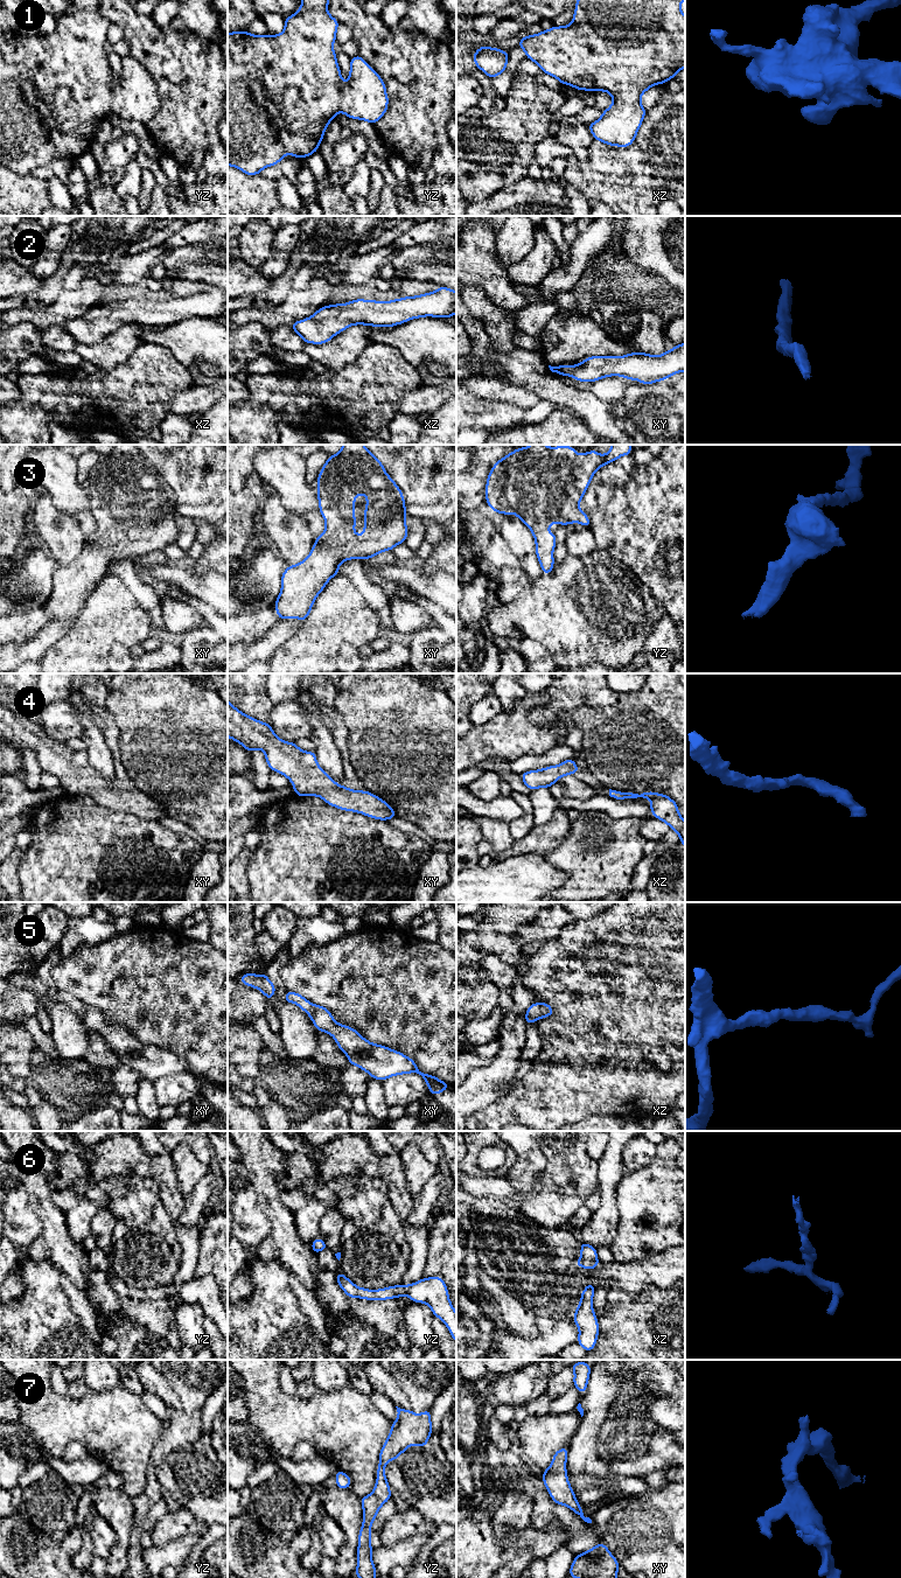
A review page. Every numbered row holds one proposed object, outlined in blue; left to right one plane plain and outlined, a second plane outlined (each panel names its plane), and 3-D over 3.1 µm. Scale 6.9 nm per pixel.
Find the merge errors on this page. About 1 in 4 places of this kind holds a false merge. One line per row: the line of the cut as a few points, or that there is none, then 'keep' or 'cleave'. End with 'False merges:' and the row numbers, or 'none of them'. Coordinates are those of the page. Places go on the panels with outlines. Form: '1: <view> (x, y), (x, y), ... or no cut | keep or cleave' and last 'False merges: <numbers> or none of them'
1: no cut | keep
2: no cut | keep
3: no cut | keep
4: no cut | keep
5: no cut | keep
6: no cut | keep
7: no cut | keep
False merges: none of them

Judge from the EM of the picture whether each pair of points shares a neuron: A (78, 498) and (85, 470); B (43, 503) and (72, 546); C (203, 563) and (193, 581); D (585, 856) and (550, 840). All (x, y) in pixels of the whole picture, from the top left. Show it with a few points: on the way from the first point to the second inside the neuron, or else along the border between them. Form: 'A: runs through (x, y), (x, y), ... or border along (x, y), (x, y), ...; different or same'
A: border along (75, 477), (77, 482); different
B: runs through (46, 514), (51, 526), (62, 536); same
C: border along (191, 563), (197, 573), (215, 573); different
D: border along (572, 821), (568, 835), (545, 854); different

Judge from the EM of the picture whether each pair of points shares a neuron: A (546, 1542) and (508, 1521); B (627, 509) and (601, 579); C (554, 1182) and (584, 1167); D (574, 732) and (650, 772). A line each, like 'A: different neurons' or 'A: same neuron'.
A: different neurons
B: different neurons
C: same neuron
D: different neurons

